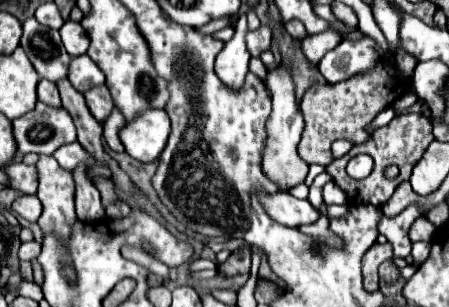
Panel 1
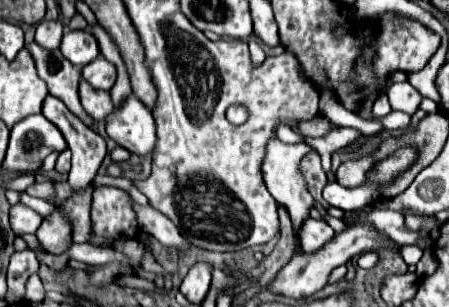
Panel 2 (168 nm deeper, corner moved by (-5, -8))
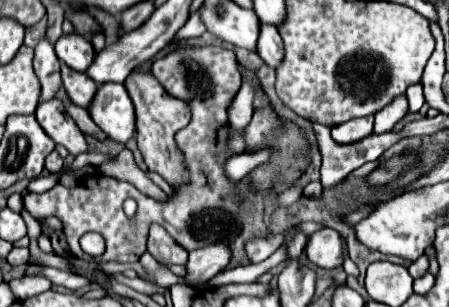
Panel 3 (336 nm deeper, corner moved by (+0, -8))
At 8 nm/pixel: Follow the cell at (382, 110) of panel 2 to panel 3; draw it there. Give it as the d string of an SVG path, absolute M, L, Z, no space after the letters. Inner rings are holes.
M364 116L364 118L348 120L332 128L332 138L338 144L352 144L352 142L366 138L372 132L372 128L374 128L374 116Z

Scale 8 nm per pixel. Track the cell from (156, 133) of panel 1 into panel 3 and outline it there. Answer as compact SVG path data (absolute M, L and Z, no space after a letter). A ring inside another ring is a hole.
M102 84L88 112L110 140L126 144L134 138L136 112L124 84Z

